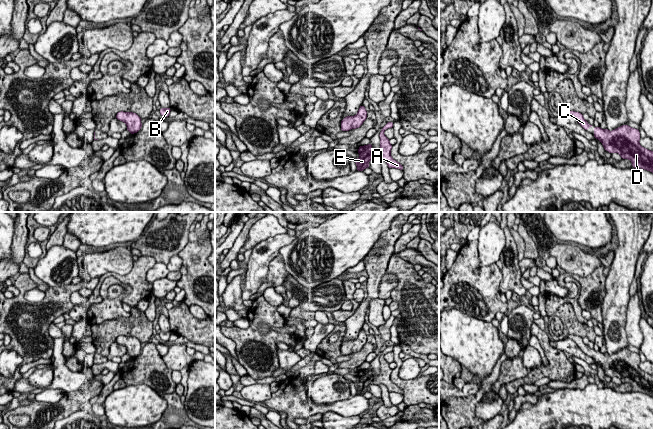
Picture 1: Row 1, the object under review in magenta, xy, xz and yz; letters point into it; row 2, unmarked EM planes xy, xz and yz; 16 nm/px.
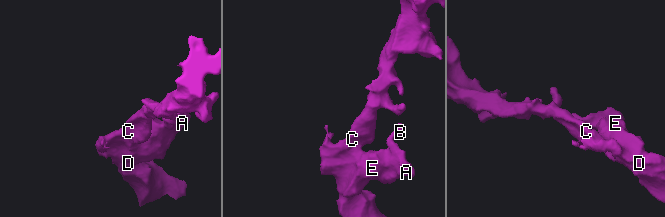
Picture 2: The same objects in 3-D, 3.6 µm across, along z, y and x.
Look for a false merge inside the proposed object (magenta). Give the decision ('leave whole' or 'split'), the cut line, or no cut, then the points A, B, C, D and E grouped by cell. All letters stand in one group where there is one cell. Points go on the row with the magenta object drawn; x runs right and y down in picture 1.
leave whole; no cut; A B C D E

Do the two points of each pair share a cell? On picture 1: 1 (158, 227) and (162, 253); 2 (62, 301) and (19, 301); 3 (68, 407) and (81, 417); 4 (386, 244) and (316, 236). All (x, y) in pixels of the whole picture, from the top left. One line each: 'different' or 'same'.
1: same
2: same
3: different
4: different

